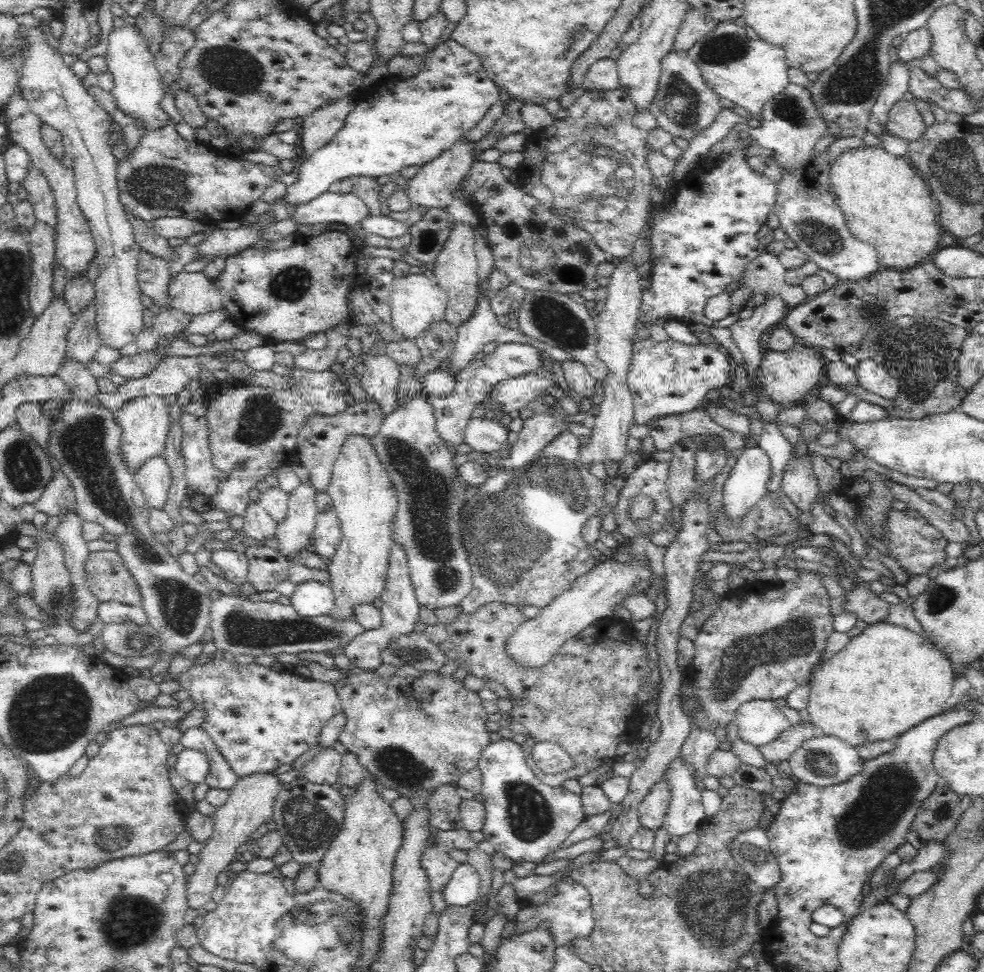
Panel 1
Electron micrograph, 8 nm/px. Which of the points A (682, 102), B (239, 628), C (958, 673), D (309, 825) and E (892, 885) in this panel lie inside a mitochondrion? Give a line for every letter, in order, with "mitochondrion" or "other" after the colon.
A: mitochondrion
B: mitochondrion
C: other
D: mitochondrion
E: other

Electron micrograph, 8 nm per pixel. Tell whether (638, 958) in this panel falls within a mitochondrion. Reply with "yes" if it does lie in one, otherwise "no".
no

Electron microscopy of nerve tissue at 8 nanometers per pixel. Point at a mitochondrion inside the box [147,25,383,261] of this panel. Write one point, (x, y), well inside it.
(227, 68)

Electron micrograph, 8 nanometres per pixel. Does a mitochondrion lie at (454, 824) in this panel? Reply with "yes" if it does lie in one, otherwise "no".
no

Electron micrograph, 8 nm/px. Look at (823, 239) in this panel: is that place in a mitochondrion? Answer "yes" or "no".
yes

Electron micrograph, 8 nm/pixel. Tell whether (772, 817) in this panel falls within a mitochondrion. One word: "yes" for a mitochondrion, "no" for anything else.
no

